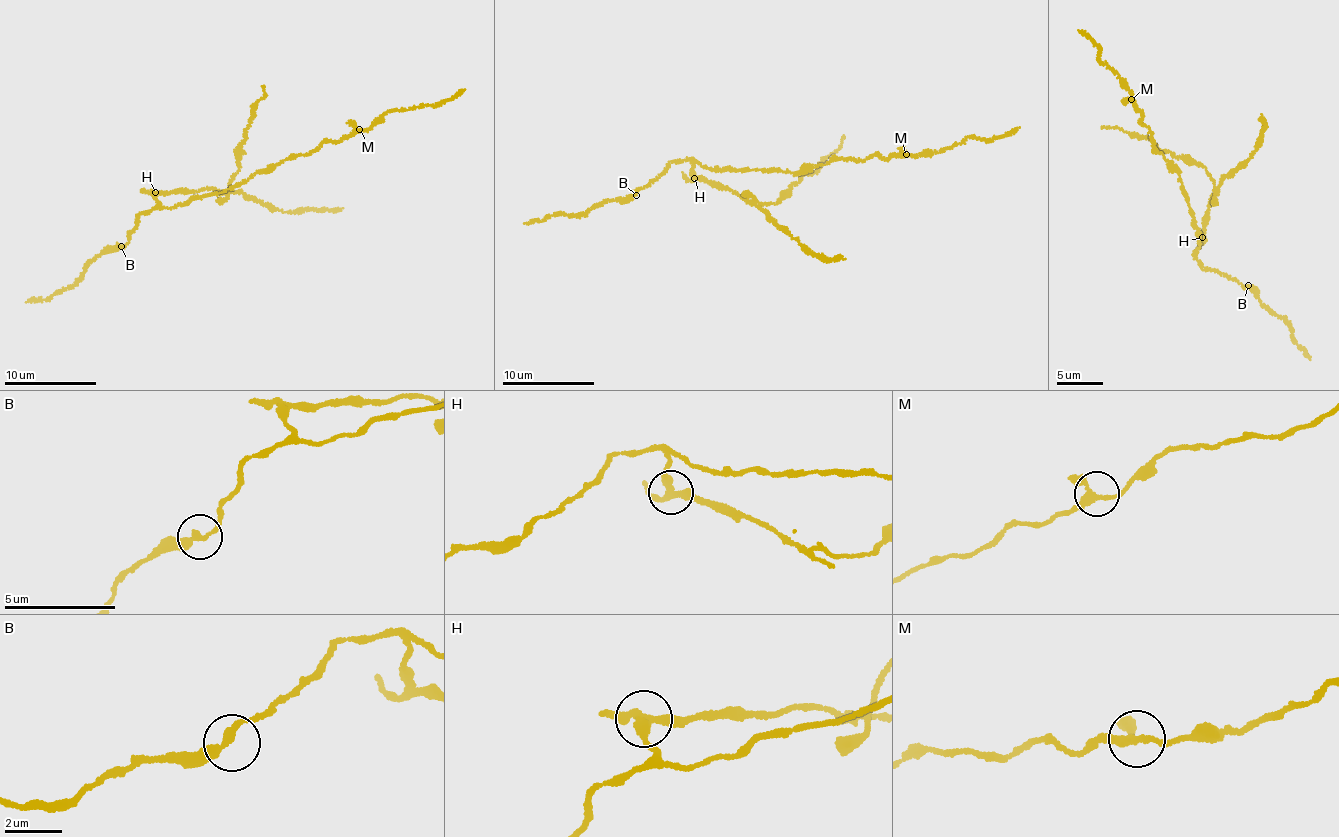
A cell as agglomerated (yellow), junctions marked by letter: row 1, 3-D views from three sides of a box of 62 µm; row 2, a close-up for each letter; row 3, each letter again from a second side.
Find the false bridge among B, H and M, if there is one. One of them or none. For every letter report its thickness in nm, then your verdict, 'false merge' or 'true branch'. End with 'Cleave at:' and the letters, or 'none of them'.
B: calibre 320 nm; true branch
H: calibre 280 nm; false merge
M: calibre 240 nm; true branch
Cleave at: H

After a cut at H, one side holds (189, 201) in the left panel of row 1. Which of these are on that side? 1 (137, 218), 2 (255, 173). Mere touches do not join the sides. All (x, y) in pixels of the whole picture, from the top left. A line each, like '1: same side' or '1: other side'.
1: same side
2: same side

